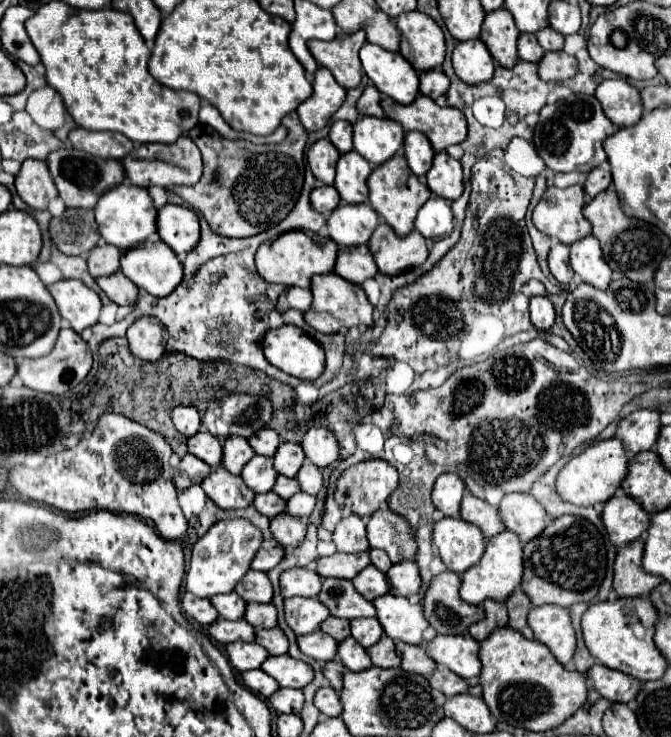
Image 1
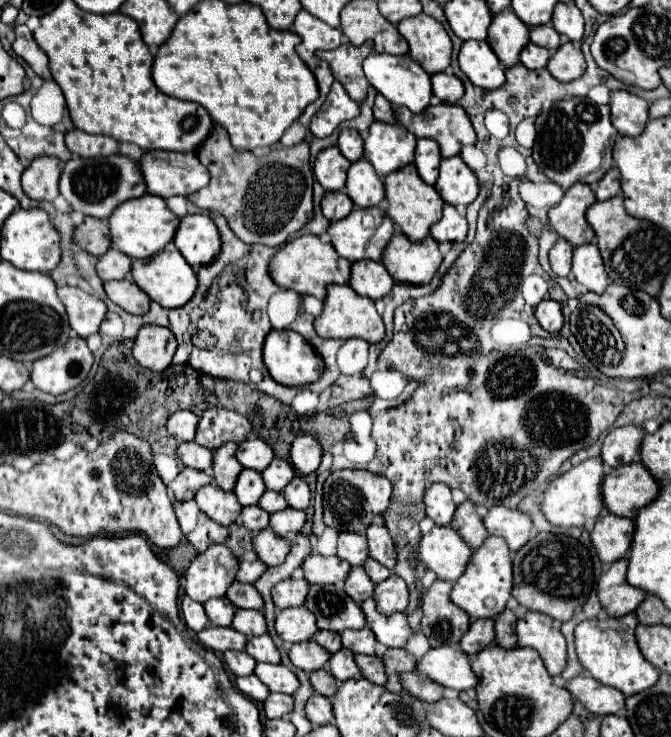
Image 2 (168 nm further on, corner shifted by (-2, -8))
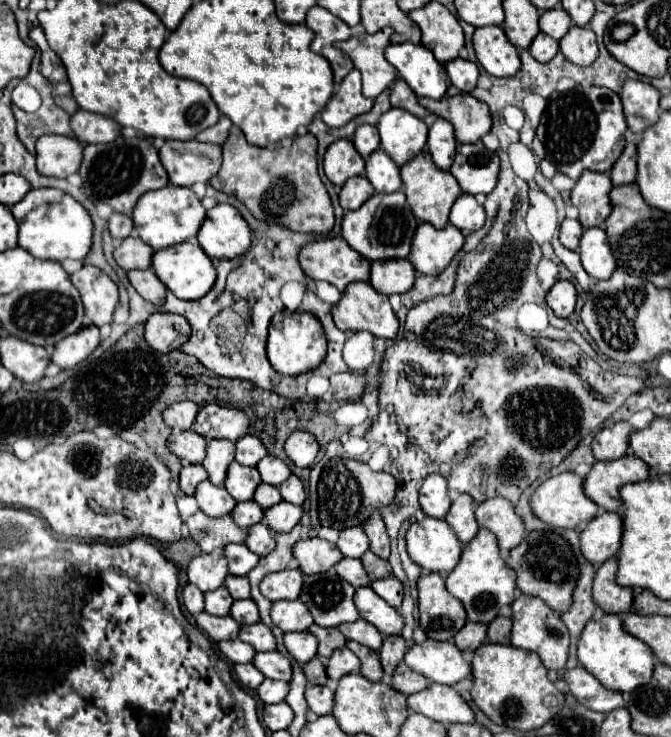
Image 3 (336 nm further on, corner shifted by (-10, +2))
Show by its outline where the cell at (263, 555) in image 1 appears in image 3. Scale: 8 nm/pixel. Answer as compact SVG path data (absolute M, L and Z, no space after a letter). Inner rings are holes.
M228 544L224 548L224 556L228 560L228 572L236 576L246 576L260 560L254 552L248 552L244 544Z

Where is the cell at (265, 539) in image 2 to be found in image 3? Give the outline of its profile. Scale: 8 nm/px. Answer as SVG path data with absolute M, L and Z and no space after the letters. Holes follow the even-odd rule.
M264 522L248 528L248 536L246 536L246 542L244 542L254 554L258 556L266 556L268 552L272 552L272 548L276 546L276 540L274 540L274 534L266 528Z

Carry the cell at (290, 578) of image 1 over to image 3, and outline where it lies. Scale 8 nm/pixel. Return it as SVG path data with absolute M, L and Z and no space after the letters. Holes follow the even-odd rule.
M280 570L268 574L260 582L260 592L270 600L296 600L302 588L302 572L300 570Z

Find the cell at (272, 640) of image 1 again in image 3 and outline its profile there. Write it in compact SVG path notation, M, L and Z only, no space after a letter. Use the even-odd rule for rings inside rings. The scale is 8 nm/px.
M262 622L258 624L250 624L250 626L242 626L238 632L238 638L246 644L250 644L256 652L260 650L276 650L276 640L270 632L268 626L264 626Z

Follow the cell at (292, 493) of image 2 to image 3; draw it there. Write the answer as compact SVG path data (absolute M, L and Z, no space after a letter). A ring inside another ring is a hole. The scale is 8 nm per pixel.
M290 476L284 484L280 484L280 494L282 494L282 500L284 502L298 504L298 506L302 506L302 502L306 498L304 486L302 486L300 478L296 478L296 476Z

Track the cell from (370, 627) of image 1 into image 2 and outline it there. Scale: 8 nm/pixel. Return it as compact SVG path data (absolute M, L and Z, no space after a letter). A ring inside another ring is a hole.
M368 628L344 630L340 636L342 636L342 644L350 648L354 654L374 654L376 652L376 636Z

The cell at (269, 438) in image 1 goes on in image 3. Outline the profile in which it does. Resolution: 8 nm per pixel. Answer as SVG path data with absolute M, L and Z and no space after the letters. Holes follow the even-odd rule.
M242 436L238 442L236 442L236 462L238 464L244 464L244 466L256 466L264 456L266 456L266 448L264 444L260 442L260 438L256 436Z

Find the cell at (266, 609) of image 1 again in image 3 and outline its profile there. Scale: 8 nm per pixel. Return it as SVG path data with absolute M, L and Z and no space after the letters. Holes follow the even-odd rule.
M234 600L230 616L240 624L256 624L260 620L258 608L252 600ZM254 620L254 622L252 622Z

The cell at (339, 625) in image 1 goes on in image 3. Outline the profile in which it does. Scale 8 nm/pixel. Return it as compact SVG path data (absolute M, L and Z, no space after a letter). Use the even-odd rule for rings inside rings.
M312 624L308 632L318 638L318 656L324 656L324 658L328 658L336 648L342 648L346 644L346 638L340 634L338 628L320 628Z

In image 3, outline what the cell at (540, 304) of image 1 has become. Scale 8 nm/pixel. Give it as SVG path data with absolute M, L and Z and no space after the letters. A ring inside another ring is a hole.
M558 280L548 290L546 302L554 310L556 316L568 318L574 312L574 306L576 306L576 288L574 288L574 284L568 282L568 280Z

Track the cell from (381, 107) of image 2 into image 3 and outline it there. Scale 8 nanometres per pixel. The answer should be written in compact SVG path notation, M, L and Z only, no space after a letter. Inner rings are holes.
M396 80L396 82L394 82L392 94L390 94L390 102L392 102L392 106L404 108L404 110L412 112L412 114L418 116L418 118L430 116L430 112L418 104L418 98L416 98L414 92L408 88L408 84L404 84L404 80Z

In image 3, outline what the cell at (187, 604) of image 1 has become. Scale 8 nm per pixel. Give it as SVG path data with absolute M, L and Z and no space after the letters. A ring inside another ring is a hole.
M194 584L184 586L182 602L190 614L200 614L204 610L204 594Z

